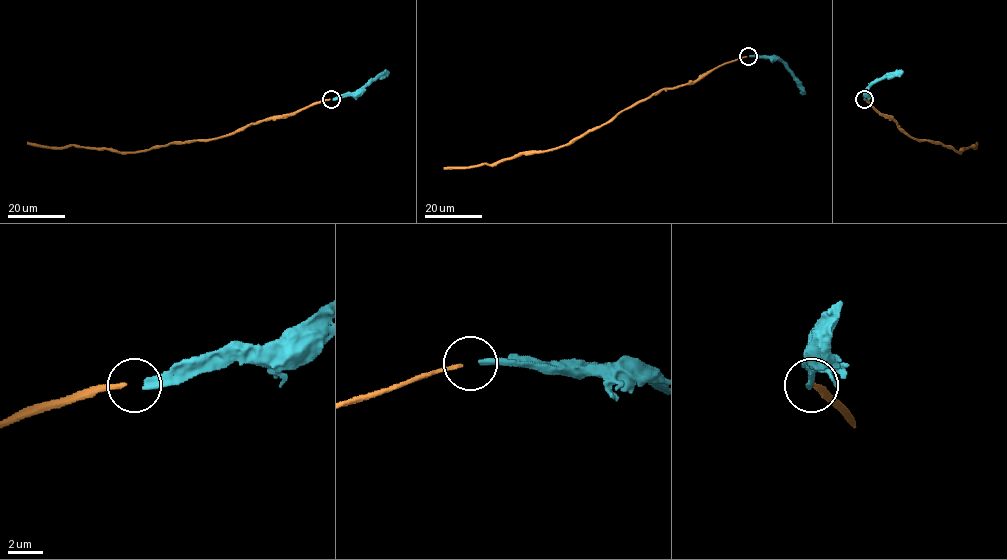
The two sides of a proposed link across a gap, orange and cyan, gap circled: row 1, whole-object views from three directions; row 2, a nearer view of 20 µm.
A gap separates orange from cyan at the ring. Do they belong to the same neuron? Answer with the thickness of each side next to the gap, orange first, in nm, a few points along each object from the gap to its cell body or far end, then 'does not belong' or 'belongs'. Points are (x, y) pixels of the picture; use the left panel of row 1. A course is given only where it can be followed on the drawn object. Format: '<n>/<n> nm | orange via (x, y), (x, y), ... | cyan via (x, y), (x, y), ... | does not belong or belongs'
240/360 nm | orange via (330, 99), (251, 123), (233, 133), (212, 139), (171, 143), (141, 151), (48, 147), (27, 142) | cyan via (333, 99), (354, 95), (388, 71) | belongs

